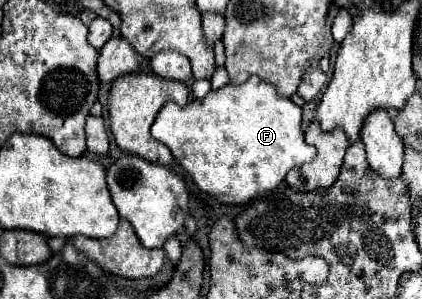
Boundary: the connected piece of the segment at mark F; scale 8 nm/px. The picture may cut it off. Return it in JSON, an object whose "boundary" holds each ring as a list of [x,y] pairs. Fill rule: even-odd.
{"boundary":[[[250,77],[242,85],[228,83],[222,89],[210,91],[202,101],[196,99],[184,107],[168,101],[152,125],[152,137],[172,151],[178,165],[190,175],[198,189],[218,197],[222,203],[244,205],[266,191],[274,191],[284,181],[286,173],[296,165],[314,159],[316,149],[304,141],[300,121],[302,111],[298,105],[294,105],[290,99],[278,97],[270,83],[258,77]]]}

